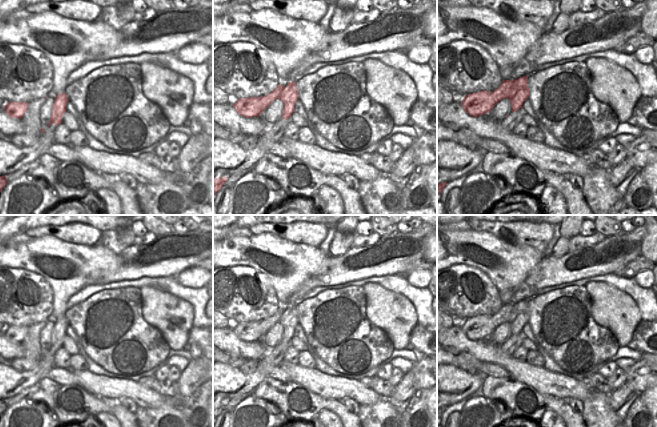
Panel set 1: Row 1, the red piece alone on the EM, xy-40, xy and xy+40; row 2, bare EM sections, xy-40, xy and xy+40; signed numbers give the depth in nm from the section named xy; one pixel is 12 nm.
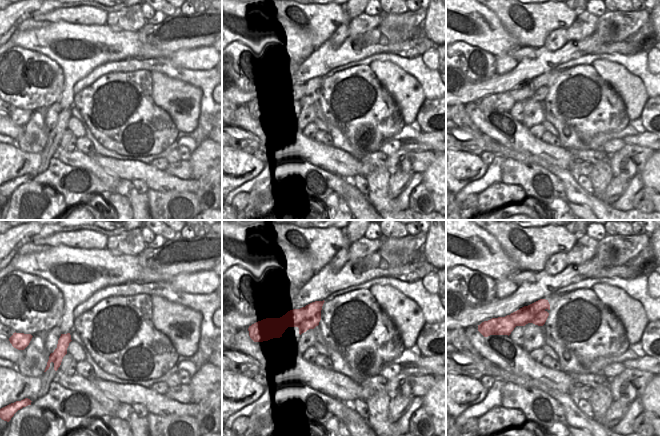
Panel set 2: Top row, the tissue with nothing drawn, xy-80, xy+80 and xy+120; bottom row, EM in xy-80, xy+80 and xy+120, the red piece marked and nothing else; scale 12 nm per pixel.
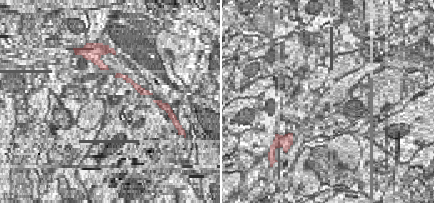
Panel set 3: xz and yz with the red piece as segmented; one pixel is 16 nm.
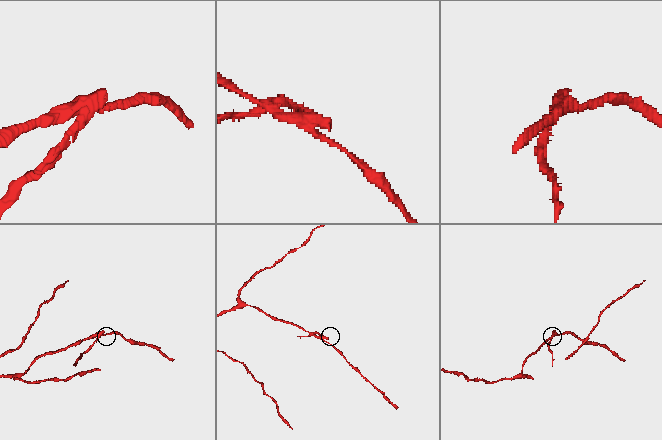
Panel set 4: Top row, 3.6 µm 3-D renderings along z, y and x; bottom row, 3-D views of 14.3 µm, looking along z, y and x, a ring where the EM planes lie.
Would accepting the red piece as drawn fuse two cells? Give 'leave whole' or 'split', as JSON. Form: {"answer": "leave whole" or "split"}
{"answer": "split"}

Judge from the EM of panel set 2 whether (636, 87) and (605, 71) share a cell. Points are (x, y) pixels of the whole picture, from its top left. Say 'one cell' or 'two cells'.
one cell

